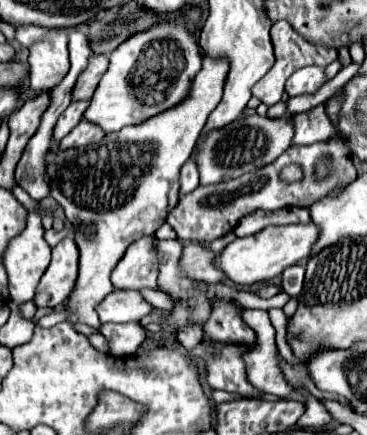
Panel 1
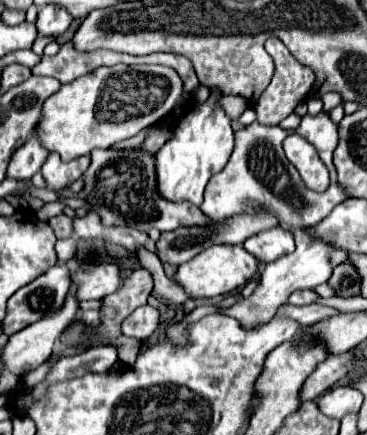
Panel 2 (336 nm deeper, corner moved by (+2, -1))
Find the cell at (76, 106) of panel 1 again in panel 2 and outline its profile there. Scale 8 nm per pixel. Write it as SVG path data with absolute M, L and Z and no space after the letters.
M34 133L10 159L8 177L12 179L32 179L34 173L40 171L50 151L42 145L38 133Z

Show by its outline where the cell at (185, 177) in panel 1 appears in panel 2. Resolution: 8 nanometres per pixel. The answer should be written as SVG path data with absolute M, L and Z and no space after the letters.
M210 93L208 101L194 105L182 121L172 129L170 141L156 153L156 175L158 189L164 199L170 201L190 201L194 205L202 203L202 193L212 173L218 173L230 159L234 149L232 119L224 113L220 105L220 95Z

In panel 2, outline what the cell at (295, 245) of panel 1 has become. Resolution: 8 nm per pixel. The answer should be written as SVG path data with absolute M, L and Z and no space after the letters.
M212 245L204 249L204 253L196 255L192 261L186 261L178 267L174 281L180 281L192 297L216 297L226 295L234 289L242 289L260 269L260 259L248 253L242 245Z

